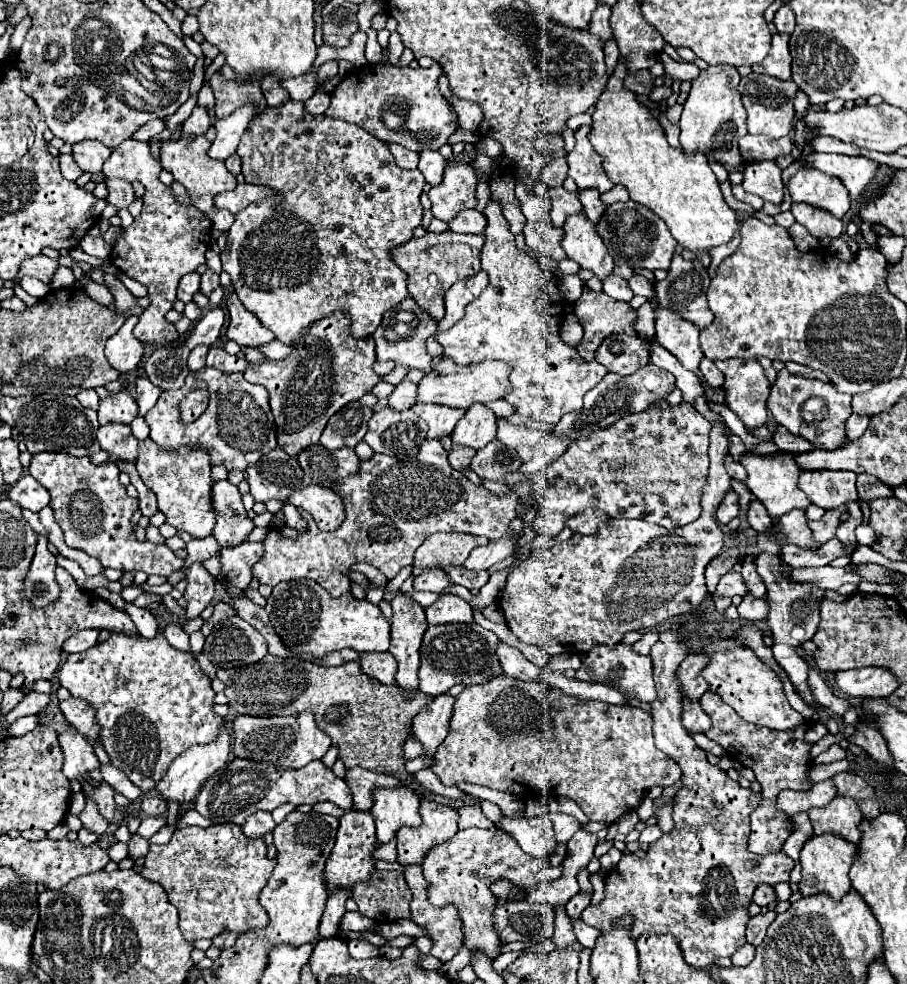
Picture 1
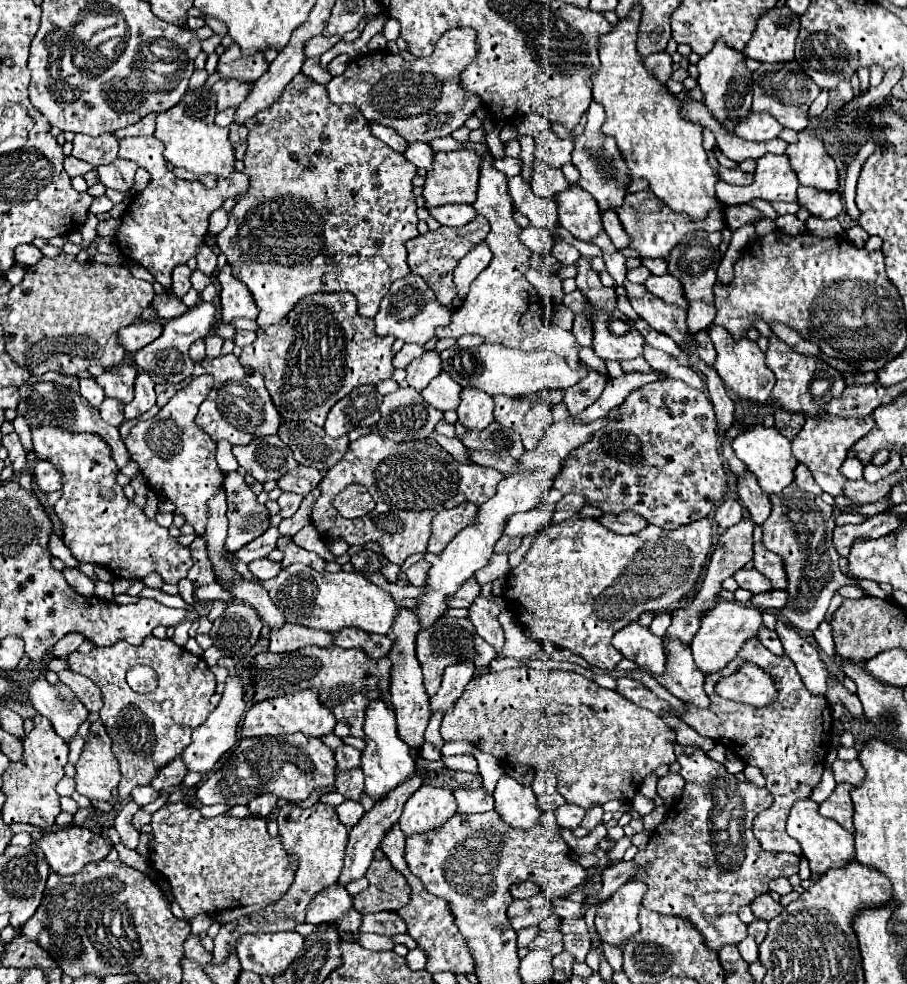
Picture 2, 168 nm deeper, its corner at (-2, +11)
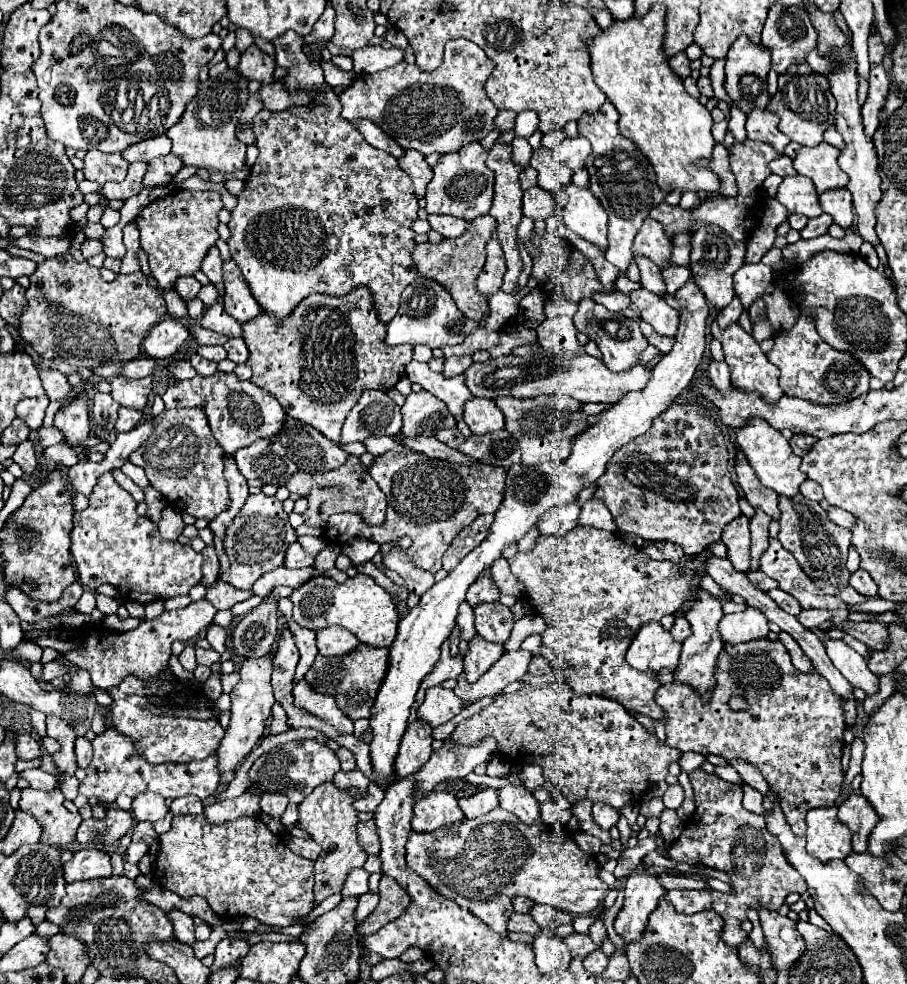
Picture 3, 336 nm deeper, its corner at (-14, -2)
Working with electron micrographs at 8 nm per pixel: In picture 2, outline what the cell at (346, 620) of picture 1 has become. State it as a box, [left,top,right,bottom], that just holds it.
[263,564,397,634]

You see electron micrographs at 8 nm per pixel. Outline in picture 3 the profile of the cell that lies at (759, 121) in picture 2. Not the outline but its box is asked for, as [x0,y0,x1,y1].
[747,109,789,153]

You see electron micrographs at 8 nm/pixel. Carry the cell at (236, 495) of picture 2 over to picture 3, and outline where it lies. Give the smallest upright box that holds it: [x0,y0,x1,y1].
[219,493,297,591]

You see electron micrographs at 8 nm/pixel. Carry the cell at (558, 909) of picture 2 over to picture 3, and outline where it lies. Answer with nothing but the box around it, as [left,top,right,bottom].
[529,903,573,931]

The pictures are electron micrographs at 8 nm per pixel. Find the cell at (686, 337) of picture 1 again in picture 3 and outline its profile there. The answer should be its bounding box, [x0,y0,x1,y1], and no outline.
[629,289,679,337]

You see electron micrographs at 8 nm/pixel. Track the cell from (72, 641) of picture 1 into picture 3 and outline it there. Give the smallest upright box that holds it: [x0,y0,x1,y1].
[41,661,69,681]

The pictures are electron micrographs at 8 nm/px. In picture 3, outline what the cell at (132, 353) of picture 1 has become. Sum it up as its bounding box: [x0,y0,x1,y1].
[143,317,189,359]

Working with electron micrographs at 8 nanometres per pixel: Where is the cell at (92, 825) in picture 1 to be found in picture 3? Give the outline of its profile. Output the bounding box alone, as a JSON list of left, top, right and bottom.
[79,729,219,805]

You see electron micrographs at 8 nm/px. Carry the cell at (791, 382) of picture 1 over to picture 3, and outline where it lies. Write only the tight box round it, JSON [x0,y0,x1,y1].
[767,315,869,403]

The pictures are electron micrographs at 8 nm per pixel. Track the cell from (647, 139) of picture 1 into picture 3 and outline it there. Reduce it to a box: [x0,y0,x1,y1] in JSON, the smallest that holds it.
[587,3,719,191]

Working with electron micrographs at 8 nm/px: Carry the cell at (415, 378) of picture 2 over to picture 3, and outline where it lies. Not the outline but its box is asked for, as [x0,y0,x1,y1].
[443,355,473,377]

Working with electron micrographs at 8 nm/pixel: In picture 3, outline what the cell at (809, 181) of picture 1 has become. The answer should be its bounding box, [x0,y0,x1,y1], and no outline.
[793,143,847,193]

